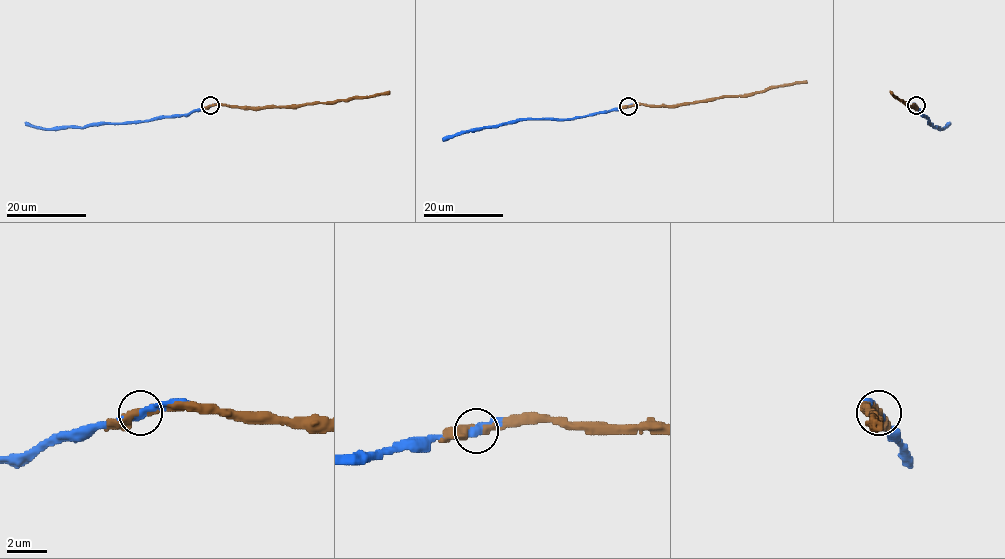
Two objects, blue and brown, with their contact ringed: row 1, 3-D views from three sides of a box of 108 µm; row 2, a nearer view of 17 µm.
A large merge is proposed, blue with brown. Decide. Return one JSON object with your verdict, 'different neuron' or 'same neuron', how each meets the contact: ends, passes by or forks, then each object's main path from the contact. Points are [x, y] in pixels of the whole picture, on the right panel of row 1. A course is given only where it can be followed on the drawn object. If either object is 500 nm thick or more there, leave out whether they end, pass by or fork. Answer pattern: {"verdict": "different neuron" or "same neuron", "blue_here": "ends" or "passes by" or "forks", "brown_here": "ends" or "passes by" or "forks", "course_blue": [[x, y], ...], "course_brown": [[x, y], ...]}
{"verdict": "same neuron", "blue_here": "passes by", "brown_here": "passes by", "course_blue": [[916, 106], [934, 127], [942, 128], [949, 122]], "course_brown": [[916, 105], [910, 108], [890, 91]]}

